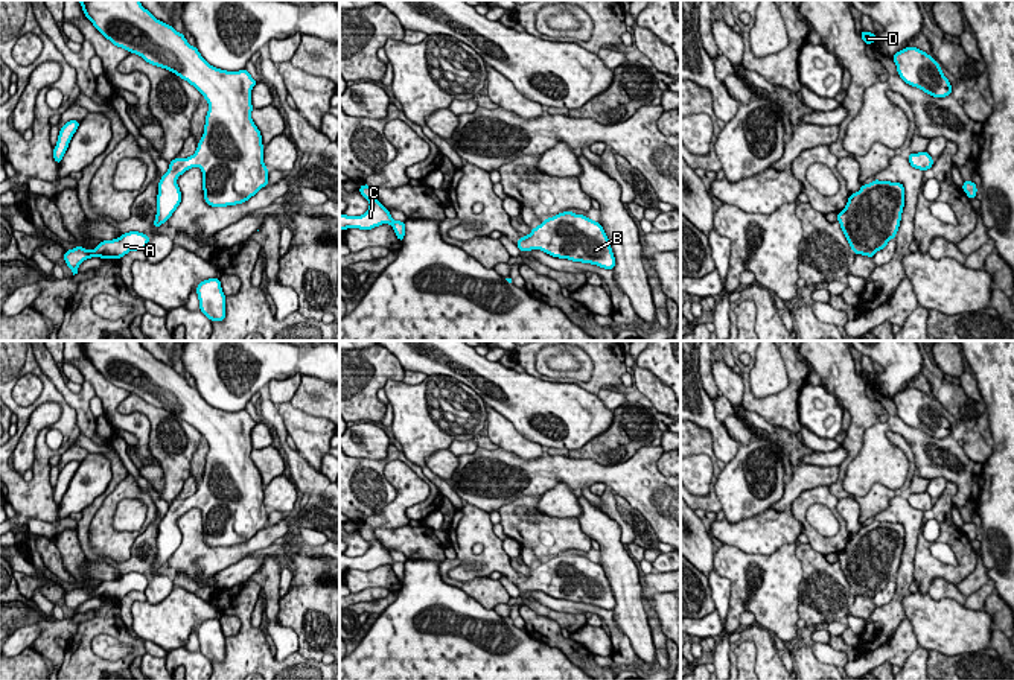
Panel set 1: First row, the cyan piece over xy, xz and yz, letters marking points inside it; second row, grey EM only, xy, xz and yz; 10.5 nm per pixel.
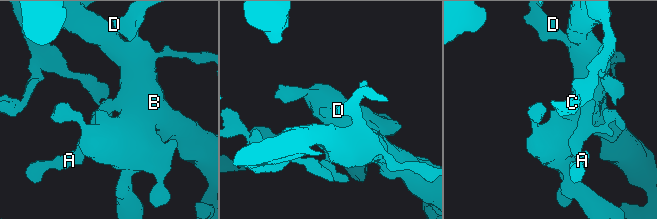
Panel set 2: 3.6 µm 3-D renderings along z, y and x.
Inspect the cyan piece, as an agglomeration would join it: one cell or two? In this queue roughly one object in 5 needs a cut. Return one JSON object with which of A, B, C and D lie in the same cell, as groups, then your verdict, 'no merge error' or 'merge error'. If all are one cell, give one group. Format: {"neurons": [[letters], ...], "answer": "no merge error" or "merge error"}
{"neurons": [["A", "B", "C", "D"]], "answer": "no merge error"}

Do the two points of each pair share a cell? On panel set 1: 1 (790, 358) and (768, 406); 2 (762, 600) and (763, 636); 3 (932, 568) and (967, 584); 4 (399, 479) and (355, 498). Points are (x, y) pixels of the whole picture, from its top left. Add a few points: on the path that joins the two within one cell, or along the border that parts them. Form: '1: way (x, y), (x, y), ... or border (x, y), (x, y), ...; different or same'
1: way (793, 371), (793, 388), (781, 400); same
2: border (755, 621), (771, 633); different
3: border (973, 548), (976, 566), (956, 586); different
4: border (425, 479), (392, 460), (396, 496), (373, 514); different

